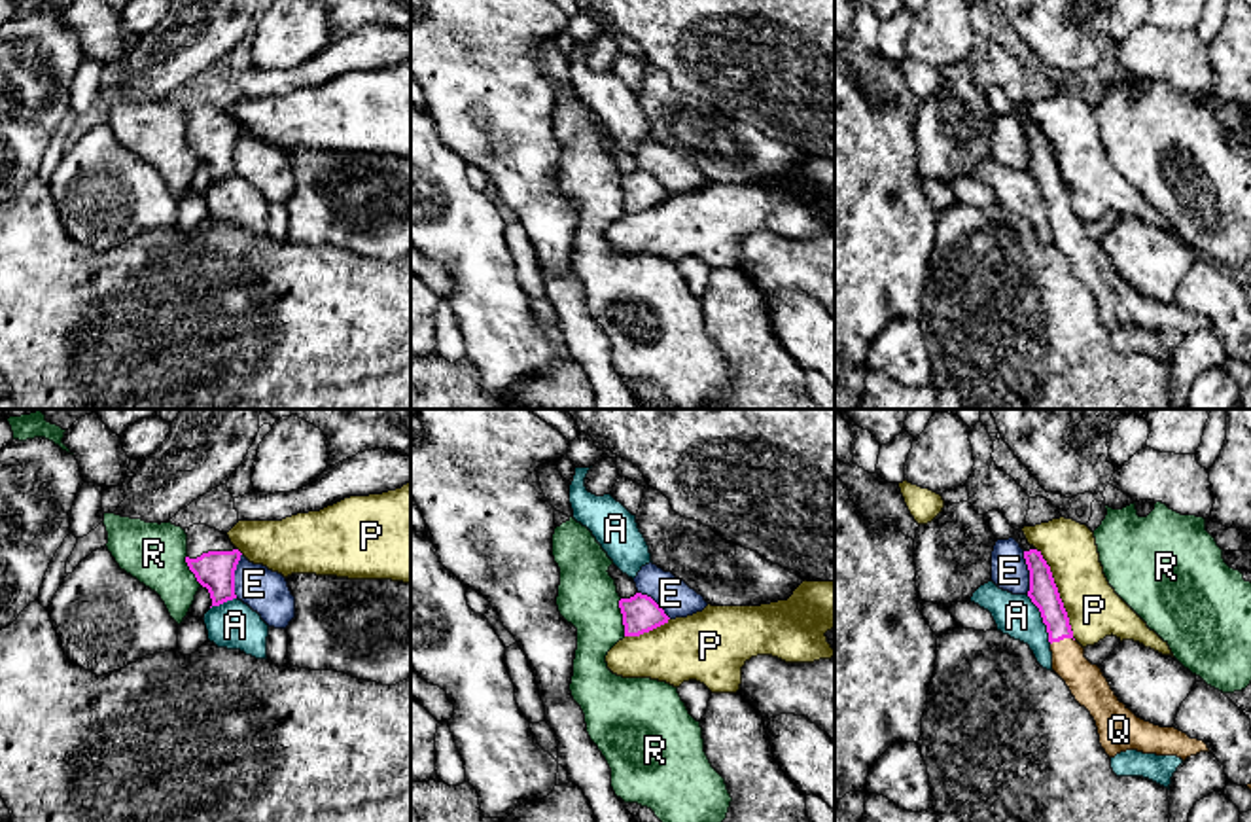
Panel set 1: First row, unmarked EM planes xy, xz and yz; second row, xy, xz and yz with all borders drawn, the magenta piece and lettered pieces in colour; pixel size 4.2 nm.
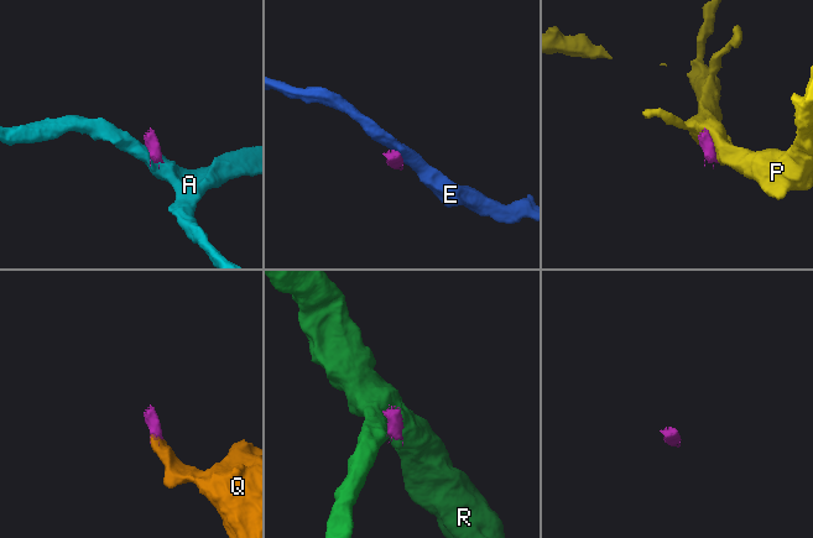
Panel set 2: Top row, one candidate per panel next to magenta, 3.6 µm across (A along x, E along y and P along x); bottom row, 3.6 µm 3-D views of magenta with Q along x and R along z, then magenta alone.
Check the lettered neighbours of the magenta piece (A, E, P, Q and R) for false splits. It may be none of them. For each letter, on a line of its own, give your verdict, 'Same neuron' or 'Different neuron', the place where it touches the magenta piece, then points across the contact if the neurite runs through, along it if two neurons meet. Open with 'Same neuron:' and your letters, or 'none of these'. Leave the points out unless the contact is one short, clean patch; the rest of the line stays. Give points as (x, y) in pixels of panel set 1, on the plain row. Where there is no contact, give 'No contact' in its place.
Same neuron: Q
A: Different neuron. Touches magenta at yz (1043, 196). Boundary: yz (1026, 171), (1038, 184), (1051, 218)
E: Different neuron. Touches magenta at xy (233, 152). Boundary: xy (241, 129), (235, 141), (235, 173)
P: Different neuron. Touches magenta at yz (1058, 169). Boundary: yz (1036, 124), (1049, 142), (1075, 214)
Q: Same neuron. Touches magenta at yz (1062, 214). Path across: yz (1043, 167), (1062, 214), (1068, 237), (1089, 262)
R: Different neuron. Touches magenta at xz (623, 194). Boundary: xz (619, 175), (625, 211)

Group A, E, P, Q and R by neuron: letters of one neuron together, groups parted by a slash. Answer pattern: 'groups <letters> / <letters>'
groups A / E / P / Q / R

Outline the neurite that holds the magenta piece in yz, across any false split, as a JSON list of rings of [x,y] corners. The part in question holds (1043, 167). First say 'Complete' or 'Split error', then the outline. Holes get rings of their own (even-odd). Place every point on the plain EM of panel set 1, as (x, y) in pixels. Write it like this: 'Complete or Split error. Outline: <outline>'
Split error. Outline: [[[1014,106],[1013,114],[1024,125],[1030,146],[1028,172],[1039,184],[1047,201],[1052,246],[1066,258],[1075,277],[1094,294],[1105,330],[1115,333],[1120,328],[1137,326],[1143,330],[1177,331],[1185,337],[1200,328],[1209,328],[1204,316],[1190,314],[1175,303],[1145,297],[1119,277],[1101,244],[1084,233],[1084,223],[1073,214],[1067,188],[1041,127],[1028,119],[1022,106]]]

